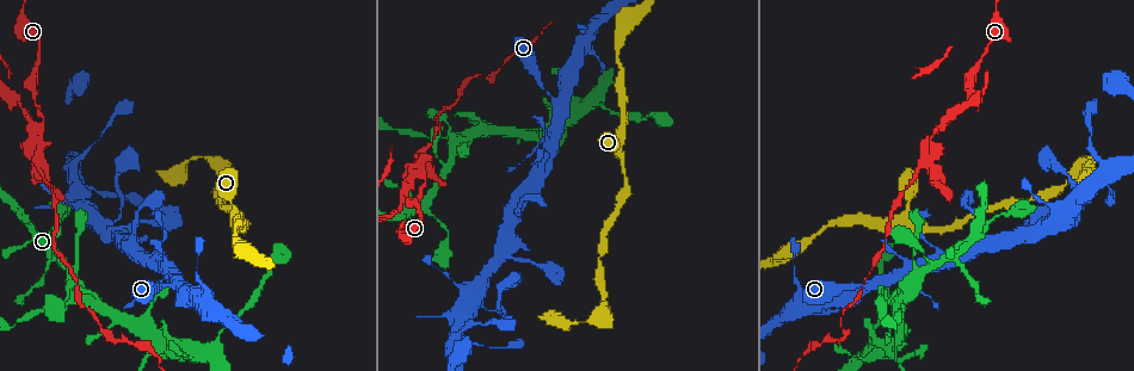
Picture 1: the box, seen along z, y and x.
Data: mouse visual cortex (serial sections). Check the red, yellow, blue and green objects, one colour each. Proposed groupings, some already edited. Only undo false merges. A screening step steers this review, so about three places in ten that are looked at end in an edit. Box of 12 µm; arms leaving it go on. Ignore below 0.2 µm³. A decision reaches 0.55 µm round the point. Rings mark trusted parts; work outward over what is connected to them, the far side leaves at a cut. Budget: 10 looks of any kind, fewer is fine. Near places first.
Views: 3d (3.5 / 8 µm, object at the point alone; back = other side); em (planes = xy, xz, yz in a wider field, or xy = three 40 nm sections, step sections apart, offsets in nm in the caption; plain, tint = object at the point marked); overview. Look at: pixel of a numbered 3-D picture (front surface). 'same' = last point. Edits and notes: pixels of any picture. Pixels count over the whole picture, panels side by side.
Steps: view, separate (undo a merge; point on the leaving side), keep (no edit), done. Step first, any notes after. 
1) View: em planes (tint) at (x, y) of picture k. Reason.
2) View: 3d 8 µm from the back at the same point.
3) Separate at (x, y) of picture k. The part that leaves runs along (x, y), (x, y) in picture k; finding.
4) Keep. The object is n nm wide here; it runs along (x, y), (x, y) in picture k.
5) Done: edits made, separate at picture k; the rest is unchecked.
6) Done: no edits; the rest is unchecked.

View: 3d 3.5 µm at (1067, 225) of picture 1.

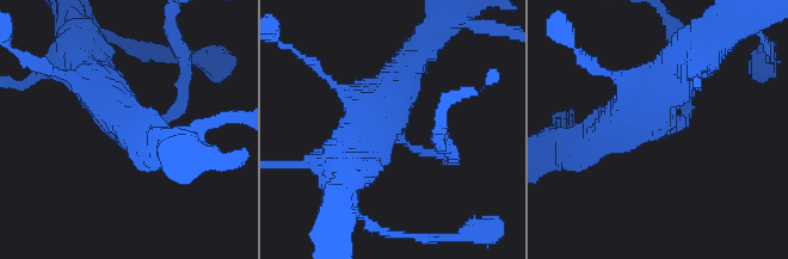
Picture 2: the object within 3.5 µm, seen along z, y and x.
View: em xy step 3 (tint) at (394, 129) of picture 2.

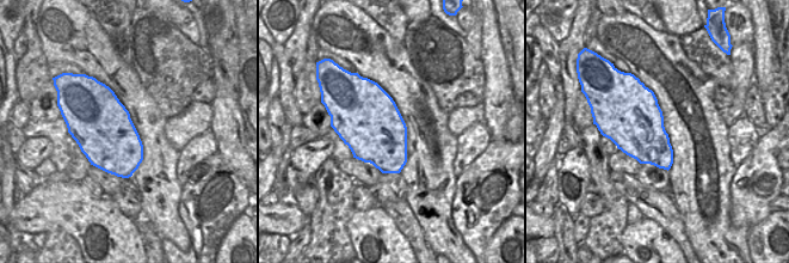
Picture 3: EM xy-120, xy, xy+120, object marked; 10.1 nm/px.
Keep. It runs along (586, 145), (645, 111), (694, 56) in picture 2; all the same cell.

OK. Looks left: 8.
View: 3d 3.5 µm at (907, 293) of picture 1. Three arms meet.

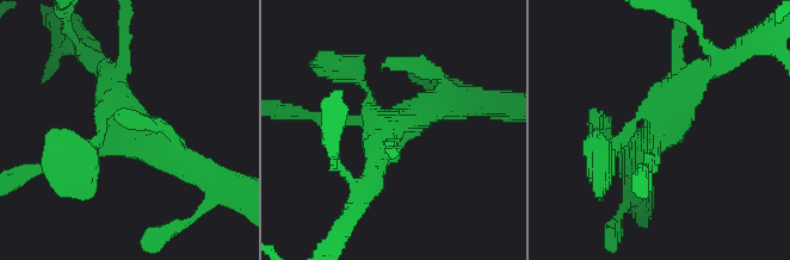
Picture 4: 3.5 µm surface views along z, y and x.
View: em xy step 5 (plain) at (394, 126) of picture 4.

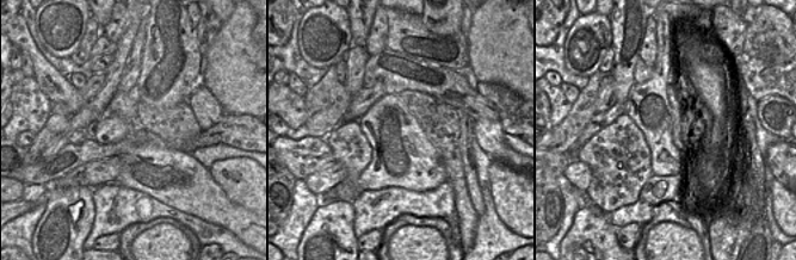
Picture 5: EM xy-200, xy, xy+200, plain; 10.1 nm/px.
View: em xy step 5 (tint) at the same point. With the object marked.

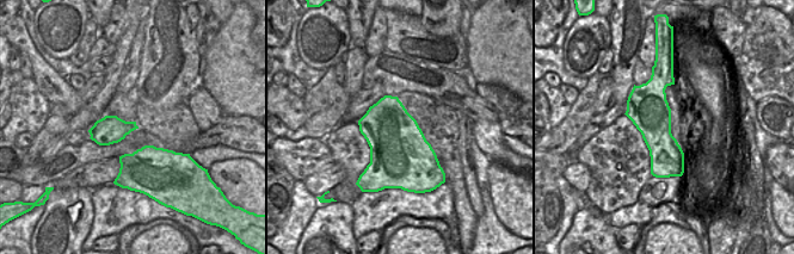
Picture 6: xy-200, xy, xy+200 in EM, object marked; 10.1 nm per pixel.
Keep. It runs along (104, 74), (123, 125), (189, 166) in picture 4; continuous, no second cell.

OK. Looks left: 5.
View: 3d 3.5 µm at (43, 125) of picture 1. Two arms at a narrow angle.

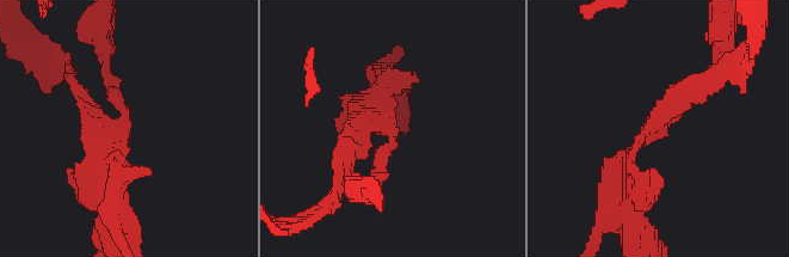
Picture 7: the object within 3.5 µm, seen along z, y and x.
View: em planes (tint) at (390, 128) of picture 7.

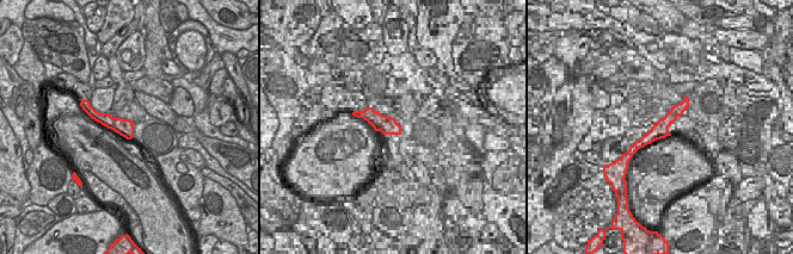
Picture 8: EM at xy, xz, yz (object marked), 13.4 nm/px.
Separate at (645, 177) of picture 7. Two cells meet here.

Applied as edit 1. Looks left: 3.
View: overview. Redraw.

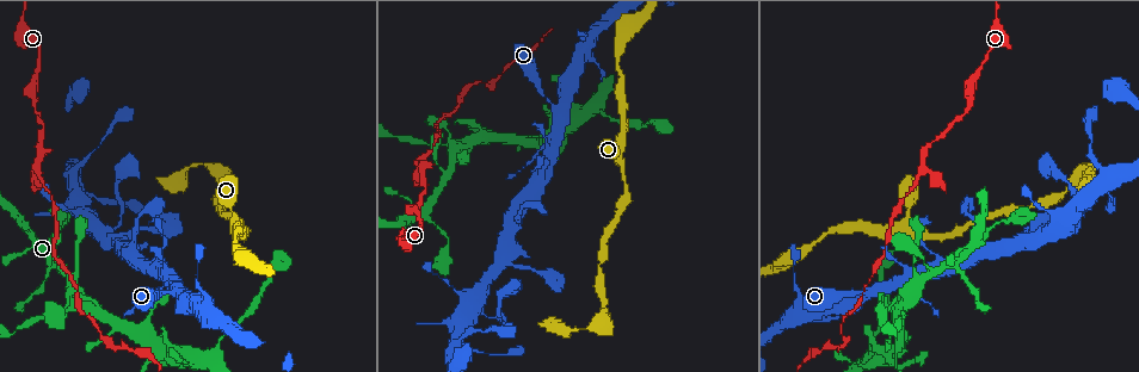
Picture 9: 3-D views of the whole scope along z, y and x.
View: 3d 3.5 µm at (844, 344) of picture 9. Abrupt turn.

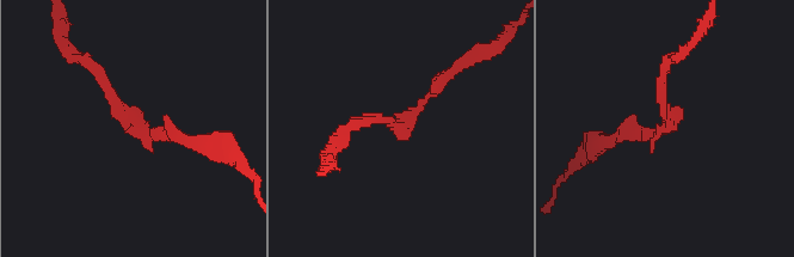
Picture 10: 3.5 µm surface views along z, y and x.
View: em planes (tint) at (397, 125) of picture 10. The arms are 150, 150 nm wide.

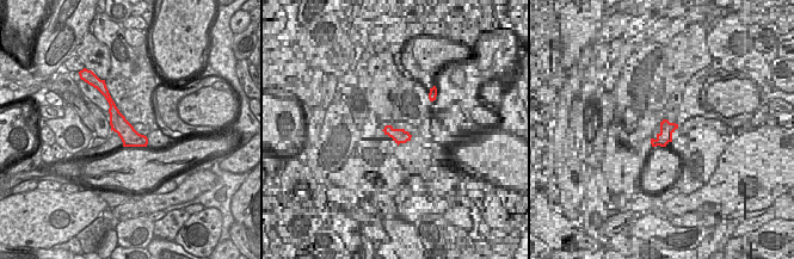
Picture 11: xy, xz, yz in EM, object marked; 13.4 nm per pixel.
Keep. The object is 240 nm wide here; it runs along (82, 60), (137, 129), (185, 140) in picture 10; all the same cell.

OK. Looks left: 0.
Done: edits made, separate at picture 7; the rest is unchecked.

